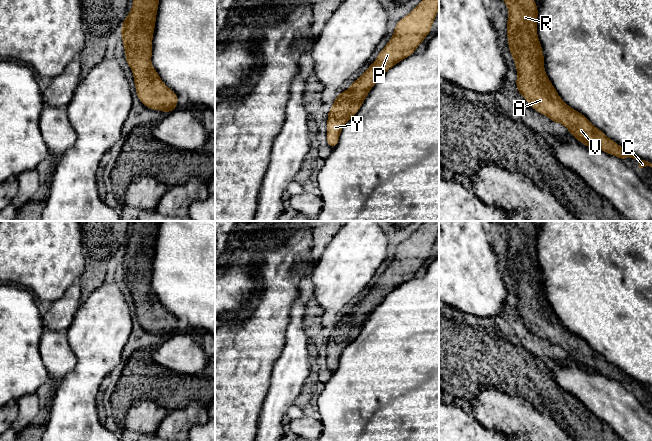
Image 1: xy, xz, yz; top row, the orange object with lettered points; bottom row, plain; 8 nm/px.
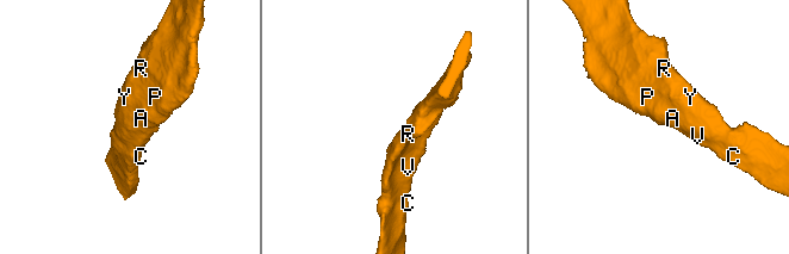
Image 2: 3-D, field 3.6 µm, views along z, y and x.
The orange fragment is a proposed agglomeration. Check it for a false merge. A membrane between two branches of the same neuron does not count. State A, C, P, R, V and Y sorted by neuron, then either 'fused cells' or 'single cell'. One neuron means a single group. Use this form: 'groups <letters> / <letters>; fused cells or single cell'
groups A C P R V Y; single cell

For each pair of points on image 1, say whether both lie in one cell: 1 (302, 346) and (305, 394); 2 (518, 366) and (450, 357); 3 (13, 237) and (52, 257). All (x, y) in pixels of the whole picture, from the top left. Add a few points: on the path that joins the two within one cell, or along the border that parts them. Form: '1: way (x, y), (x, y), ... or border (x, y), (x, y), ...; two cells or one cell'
1: border (310, 366), (310, 374), (293, 403); two cells
2: way (501, 356), (467, 356); one cell
3: way (23, 245), (38, 245), (42, 249); one cell

